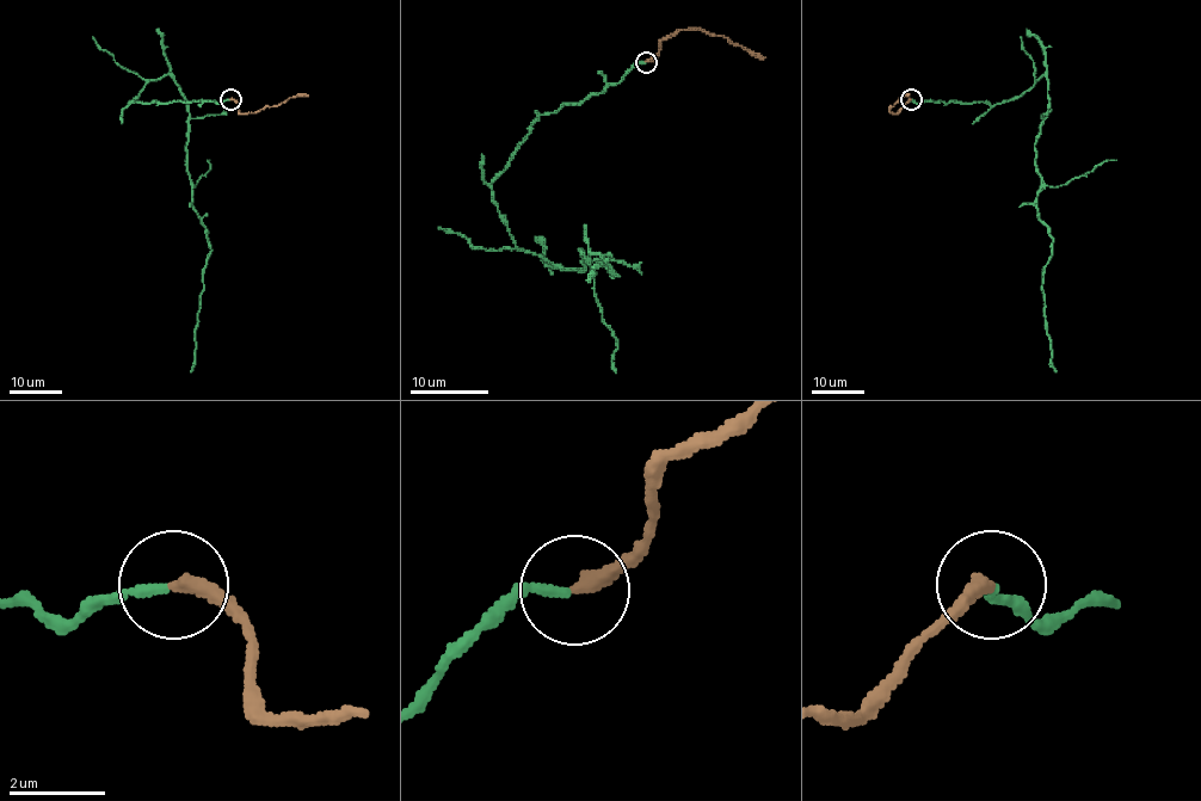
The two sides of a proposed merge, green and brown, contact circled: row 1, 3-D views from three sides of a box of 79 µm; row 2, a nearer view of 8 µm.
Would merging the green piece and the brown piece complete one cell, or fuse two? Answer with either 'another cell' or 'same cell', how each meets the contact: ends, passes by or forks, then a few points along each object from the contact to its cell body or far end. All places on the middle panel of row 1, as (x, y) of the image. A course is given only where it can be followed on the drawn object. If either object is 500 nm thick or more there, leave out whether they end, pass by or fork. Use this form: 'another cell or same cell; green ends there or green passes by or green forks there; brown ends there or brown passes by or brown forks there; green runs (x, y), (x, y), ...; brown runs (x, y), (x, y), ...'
another cell; green ends there; brown ends there; green runs (645, 61), (541, 115), (491, 183), (525, 252), (580, 270), (580, 248), (617, 276), (605, 260), (587, 282); brown runs (647, 61), (659, 54), (663, 39), (687, 30), (724, 36), (765, 57)

